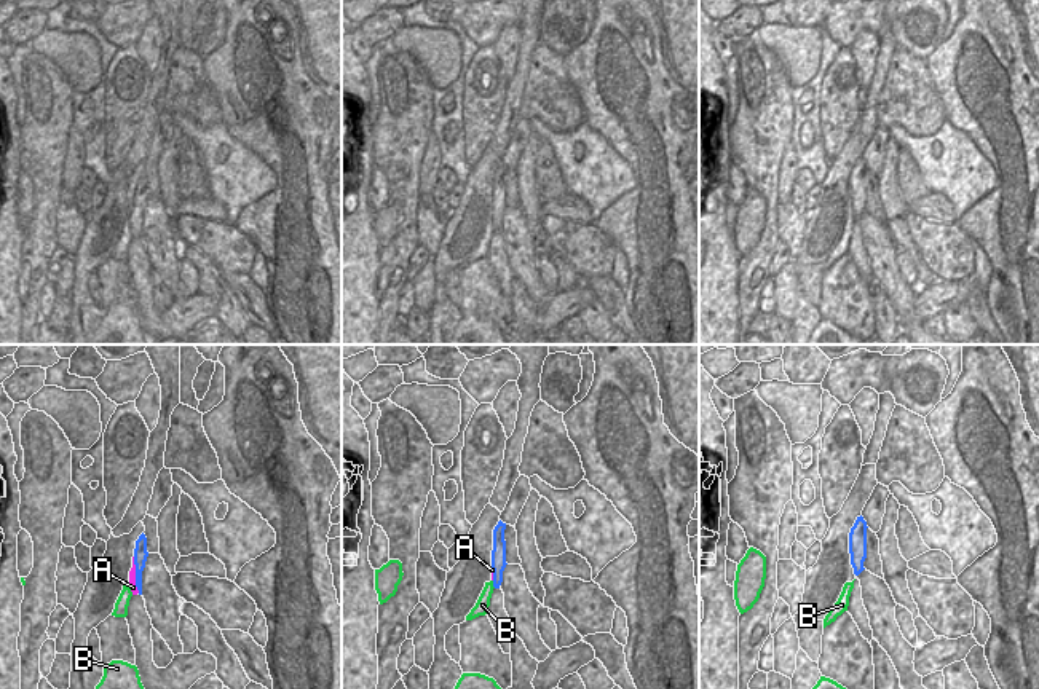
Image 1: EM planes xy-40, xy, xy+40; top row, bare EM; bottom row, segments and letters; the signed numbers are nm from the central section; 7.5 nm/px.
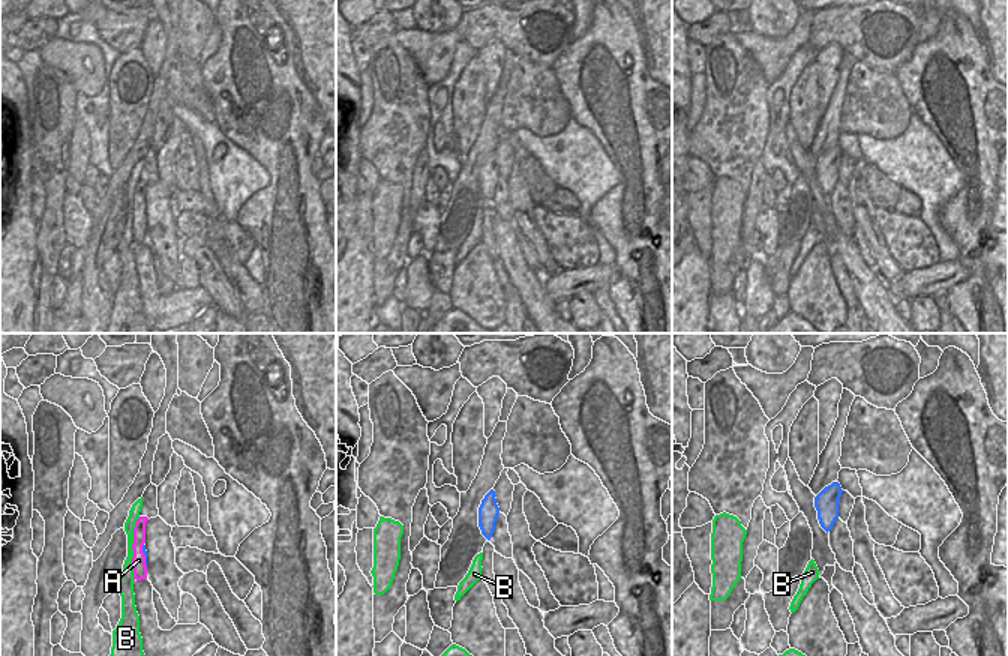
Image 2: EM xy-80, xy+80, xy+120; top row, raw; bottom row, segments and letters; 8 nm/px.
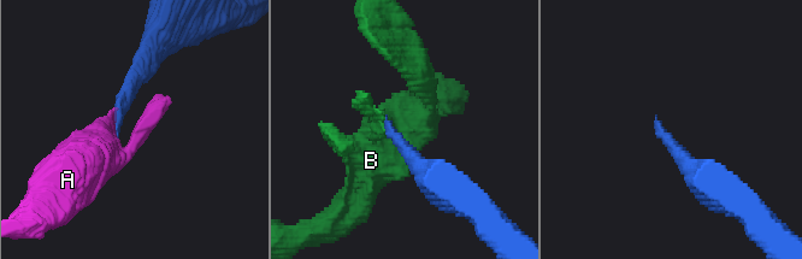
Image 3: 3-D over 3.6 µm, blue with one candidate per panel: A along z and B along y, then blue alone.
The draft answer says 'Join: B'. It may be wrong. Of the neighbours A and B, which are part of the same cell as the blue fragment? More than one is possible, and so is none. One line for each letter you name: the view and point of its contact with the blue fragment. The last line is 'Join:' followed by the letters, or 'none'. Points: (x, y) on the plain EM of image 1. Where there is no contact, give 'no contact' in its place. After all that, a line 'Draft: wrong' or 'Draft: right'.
A: meets blue in xy-40 at (136, 217)
Join: A
Draft: wrong

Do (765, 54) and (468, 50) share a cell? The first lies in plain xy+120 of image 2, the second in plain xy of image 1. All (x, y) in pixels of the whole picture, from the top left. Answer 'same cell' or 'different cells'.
different cells

